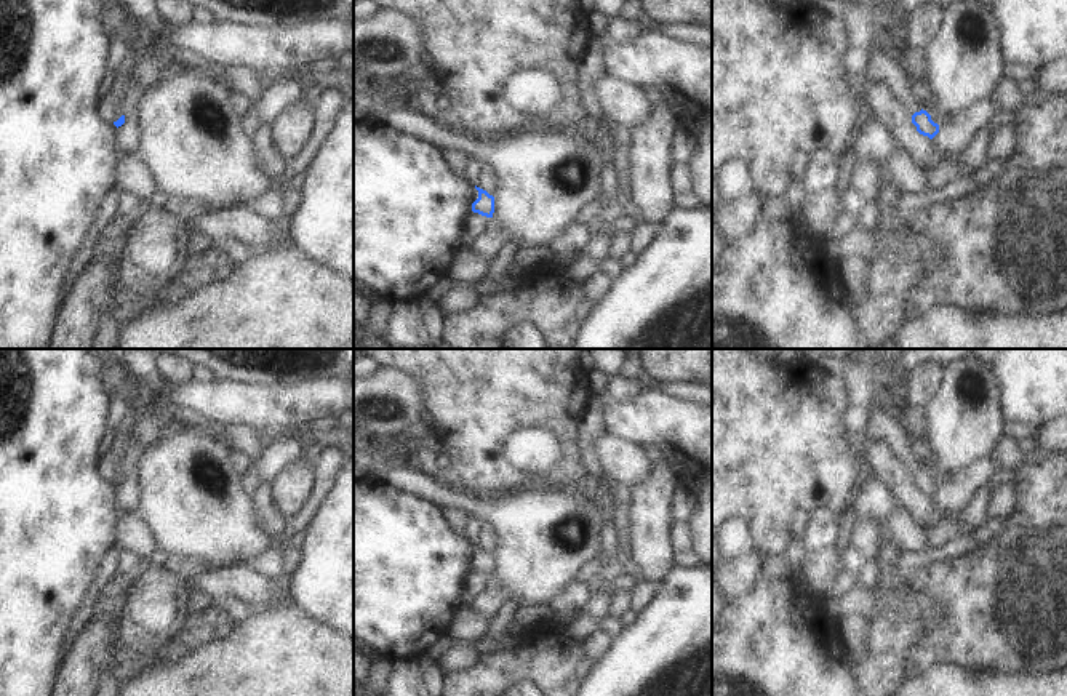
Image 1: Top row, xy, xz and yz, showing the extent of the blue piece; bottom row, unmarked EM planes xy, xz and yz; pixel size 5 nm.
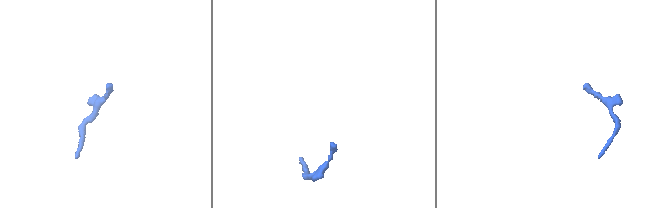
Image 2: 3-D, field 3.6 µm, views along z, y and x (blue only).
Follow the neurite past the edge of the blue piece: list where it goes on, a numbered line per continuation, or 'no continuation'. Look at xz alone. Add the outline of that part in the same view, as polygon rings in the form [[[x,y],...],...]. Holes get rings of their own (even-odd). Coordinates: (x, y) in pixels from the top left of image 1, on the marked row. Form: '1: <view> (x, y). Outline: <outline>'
no continuation

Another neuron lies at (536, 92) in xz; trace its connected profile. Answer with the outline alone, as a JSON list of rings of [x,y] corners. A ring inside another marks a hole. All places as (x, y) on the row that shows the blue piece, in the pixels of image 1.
[[[525,67],[512,74],[504,86],[504,99],[514,109],[542,117],[561,102],[563,93],[557,77],[541,67]]]

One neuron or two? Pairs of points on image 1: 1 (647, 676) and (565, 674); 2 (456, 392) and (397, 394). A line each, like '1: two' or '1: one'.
1: two
2: two

